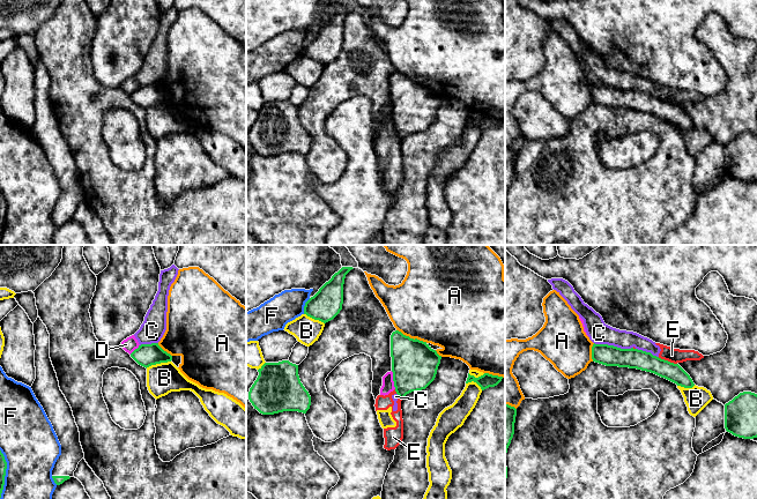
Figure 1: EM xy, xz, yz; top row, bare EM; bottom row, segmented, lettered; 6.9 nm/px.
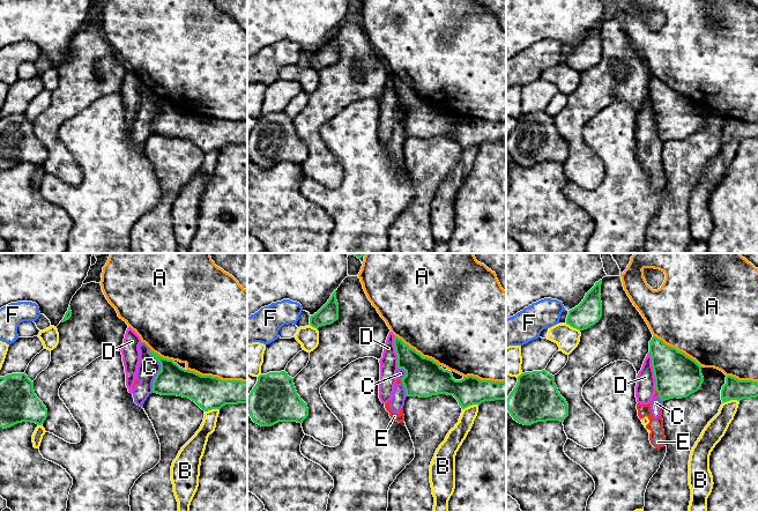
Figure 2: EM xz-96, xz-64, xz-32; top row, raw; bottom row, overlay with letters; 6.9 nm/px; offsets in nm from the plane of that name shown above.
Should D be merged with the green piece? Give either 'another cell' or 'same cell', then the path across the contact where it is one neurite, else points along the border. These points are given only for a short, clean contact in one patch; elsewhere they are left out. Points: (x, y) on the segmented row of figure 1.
another cell; border xz (391, 371), (395, 388)

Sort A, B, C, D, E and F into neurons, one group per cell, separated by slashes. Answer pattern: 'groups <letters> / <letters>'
groups A / B C D E / F

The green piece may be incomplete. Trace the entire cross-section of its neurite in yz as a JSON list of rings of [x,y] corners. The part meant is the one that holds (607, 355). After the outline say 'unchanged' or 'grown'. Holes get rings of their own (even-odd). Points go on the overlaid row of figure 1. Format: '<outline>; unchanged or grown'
[[[593,344],[592,359],[606,366],[637,368],[654,373],[677,386],[692,388],[690,375],[678,365],[638,349],[621,349],[608,344]]]; unchanged

